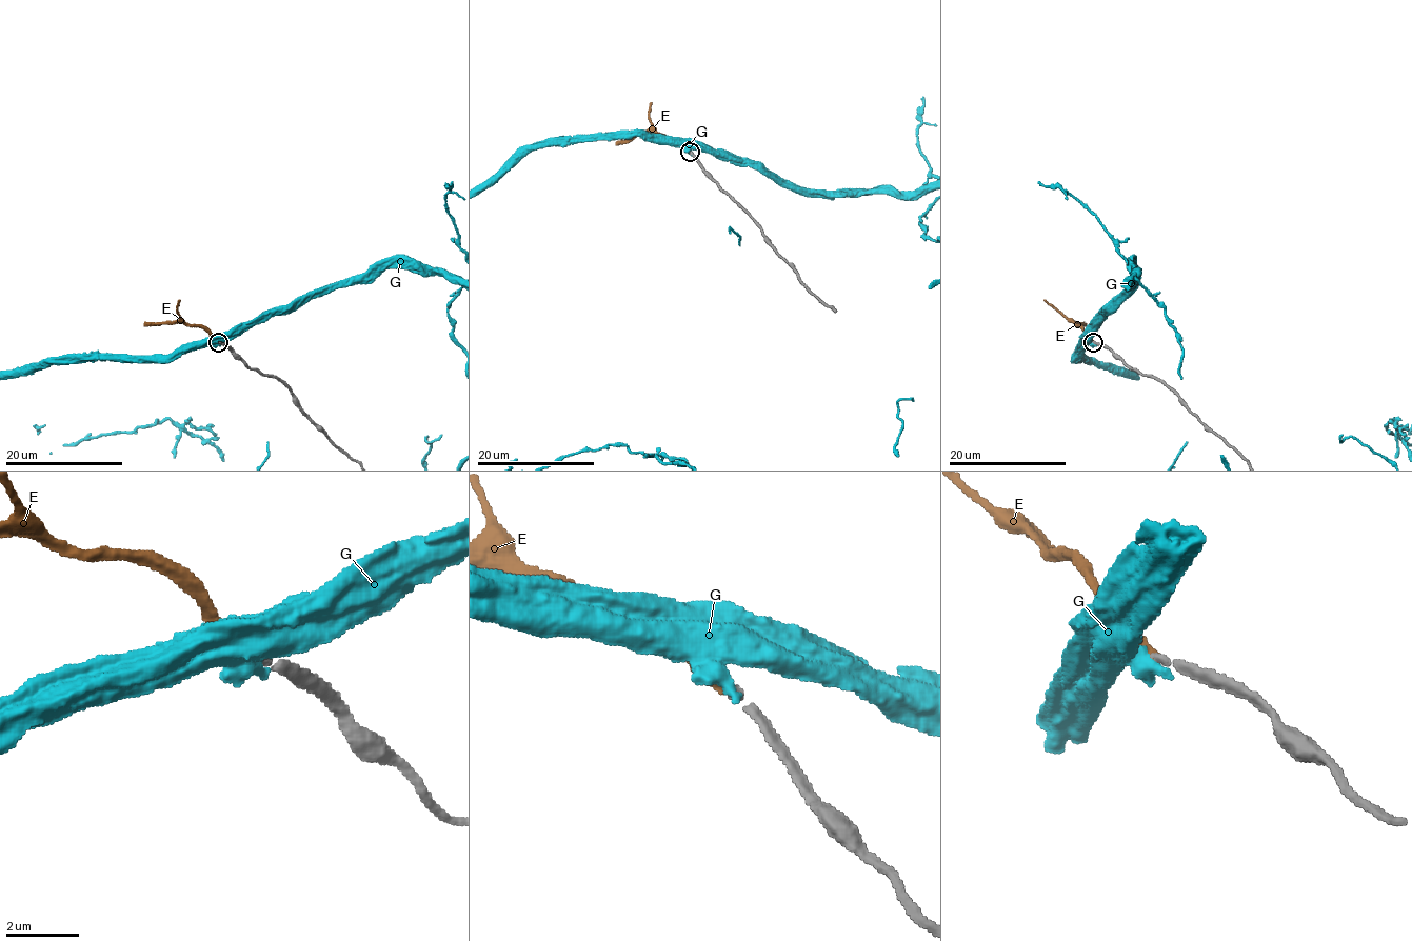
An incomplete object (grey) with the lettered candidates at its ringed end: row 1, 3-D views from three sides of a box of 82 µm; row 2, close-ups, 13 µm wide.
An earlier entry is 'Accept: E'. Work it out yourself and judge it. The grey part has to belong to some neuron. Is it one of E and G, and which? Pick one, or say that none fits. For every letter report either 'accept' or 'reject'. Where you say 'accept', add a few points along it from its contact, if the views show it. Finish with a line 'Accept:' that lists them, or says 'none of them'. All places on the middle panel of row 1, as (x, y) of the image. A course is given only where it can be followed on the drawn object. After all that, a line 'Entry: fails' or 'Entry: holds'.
E: accept
G: reject
Accept: E
Entry: holds

